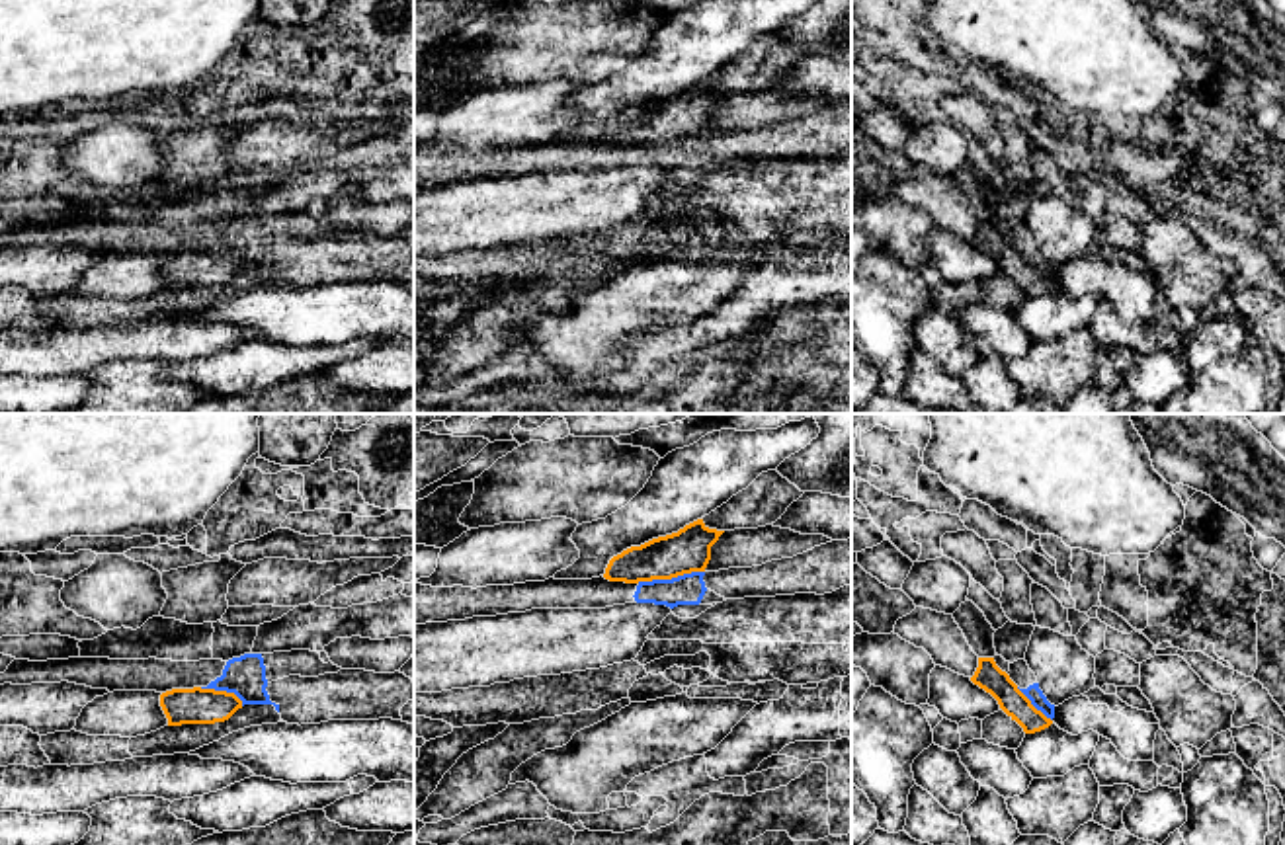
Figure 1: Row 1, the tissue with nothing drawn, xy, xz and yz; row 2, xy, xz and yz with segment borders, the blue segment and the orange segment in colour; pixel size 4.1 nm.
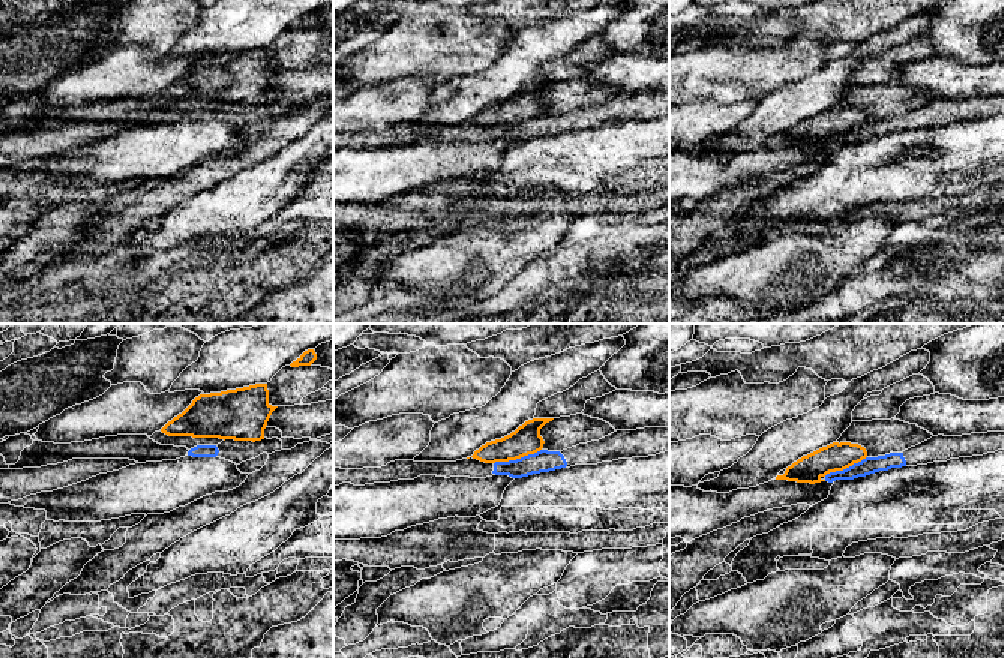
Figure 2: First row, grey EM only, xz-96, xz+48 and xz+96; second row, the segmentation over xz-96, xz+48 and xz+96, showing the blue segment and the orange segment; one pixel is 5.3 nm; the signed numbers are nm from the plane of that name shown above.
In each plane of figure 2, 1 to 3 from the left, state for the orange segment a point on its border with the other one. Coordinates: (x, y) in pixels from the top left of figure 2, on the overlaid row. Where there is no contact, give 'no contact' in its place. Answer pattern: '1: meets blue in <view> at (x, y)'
1: no contact
2: meets blue in xz+48 at (517, 459)
3: meets blue in xz+96 at (847, 468)

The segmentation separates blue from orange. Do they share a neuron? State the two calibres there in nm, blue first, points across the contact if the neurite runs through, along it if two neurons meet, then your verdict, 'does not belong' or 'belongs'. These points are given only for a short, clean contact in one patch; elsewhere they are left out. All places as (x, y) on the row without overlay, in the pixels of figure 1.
130 nm thick on the blue side, 180 nm on the other; does not belong

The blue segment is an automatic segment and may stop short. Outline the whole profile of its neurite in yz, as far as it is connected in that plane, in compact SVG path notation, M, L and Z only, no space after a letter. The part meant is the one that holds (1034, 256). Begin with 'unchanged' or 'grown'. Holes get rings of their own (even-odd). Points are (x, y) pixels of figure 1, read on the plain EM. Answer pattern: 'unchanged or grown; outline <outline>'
grown; outline M1025 222L1010 226L1008 238L1037 273L1041 273L1051 283L1055 281L1055 267L1051 267L1039 252L1037 240Z

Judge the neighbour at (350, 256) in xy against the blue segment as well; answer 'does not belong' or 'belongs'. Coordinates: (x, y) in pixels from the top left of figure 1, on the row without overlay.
belongs

